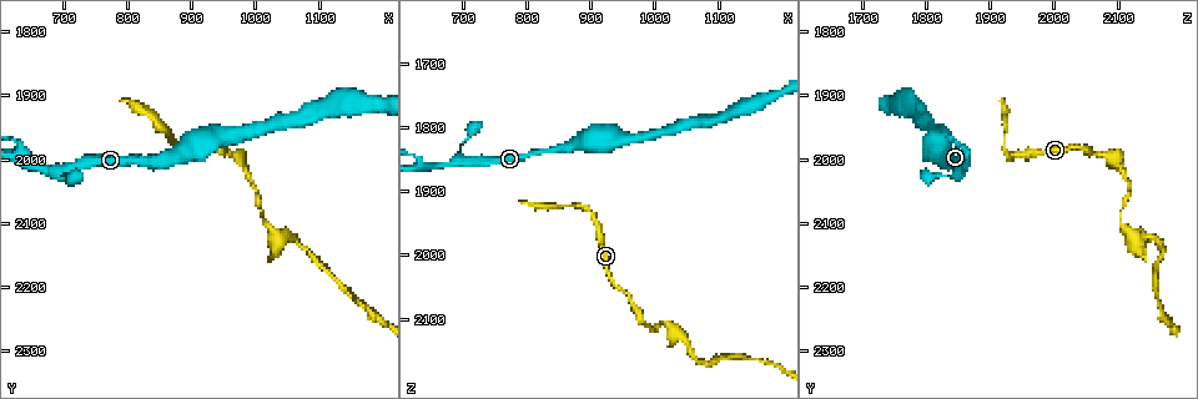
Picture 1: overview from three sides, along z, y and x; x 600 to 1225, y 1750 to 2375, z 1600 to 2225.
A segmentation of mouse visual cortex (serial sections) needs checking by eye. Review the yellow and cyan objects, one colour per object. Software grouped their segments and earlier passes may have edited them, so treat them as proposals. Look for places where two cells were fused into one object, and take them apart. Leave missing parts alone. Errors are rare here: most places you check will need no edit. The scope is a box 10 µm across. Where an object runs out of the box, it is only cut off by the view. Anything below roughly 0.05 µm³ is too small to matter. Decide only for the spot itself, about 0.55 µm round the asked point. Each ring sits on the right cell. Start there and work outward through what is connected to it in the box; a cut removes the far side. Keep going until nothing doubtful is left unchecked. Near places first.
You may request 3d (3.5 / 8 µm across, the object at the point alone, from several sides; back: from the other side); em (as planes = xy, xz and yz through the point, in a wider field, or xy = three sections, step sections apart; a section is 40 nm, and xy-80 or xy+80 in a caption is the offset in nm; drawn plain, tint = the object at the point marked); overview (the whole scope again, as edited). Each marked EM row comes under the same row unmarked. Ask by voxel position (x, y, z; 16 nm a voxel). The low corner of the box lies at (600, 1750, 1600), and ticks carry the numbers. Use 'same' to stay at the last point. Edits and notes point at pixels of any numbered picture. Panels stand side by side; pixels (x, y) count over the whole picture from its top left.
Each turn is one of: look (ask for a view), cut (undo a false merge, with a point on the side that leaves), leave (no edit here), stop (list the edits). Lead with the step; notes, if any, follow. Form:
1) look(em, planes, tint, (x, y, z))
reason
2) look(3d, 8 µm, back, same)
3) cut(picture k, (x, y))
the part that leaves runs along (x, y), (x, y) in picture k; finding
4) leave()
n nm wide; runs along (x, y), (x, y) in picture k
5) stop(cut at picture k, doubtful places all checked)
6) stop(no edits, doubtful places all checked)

look(3d, 8 µm, (700, 2020, 1850))

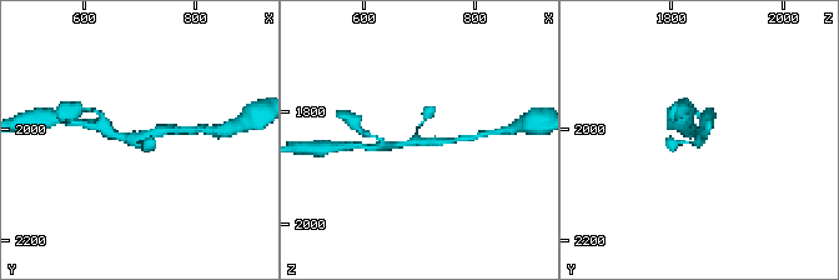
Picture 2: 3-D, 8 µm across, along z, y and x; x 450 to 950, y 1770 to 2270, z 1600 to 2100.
look(3d, 3.5 µm, same)
zoom in

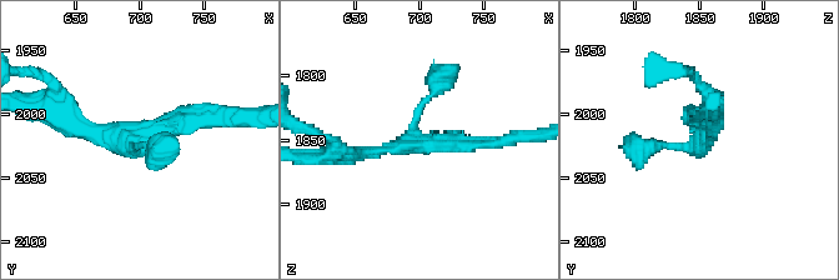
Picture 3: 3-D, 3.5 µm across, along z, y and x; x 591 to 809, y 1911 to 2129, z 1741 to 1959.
look(em, xy, step 5, tint, (698, 2018, 1852))

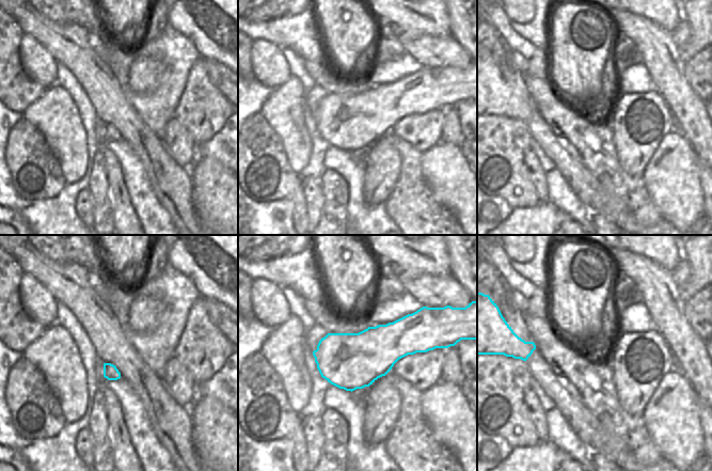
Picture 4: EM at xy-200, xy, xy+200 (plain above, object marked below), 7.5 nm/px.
leave()
runs along (496, 141), (335, 154) in picture 3; all the same cell

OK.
look(3d, 3.5 µm, (645, 2005, 1865))

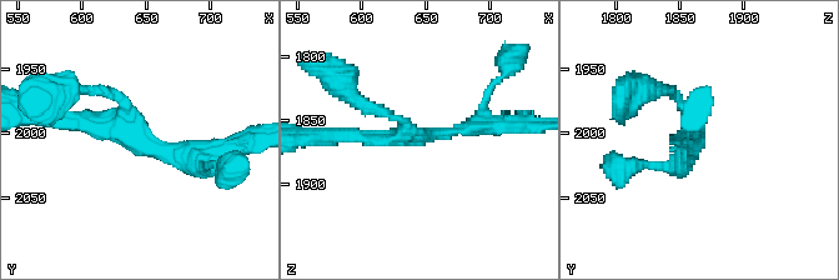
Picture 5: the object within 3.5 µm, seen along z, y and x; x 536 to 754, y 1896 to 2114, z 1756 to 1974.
look(em, xy, step 1, tint, (644, 2000, 1860))
now the EM

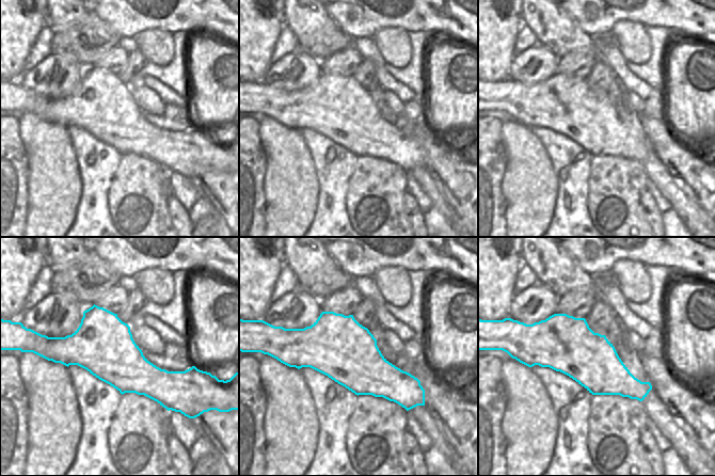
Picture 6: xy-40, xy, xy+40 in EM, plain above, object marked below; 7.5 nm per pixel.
leave()
runs along (214, 153), (84, 119) in picture 5; all the same cell

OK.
look(3d, 3.5 µm, (890, 1995, 1930))
abrupt turn

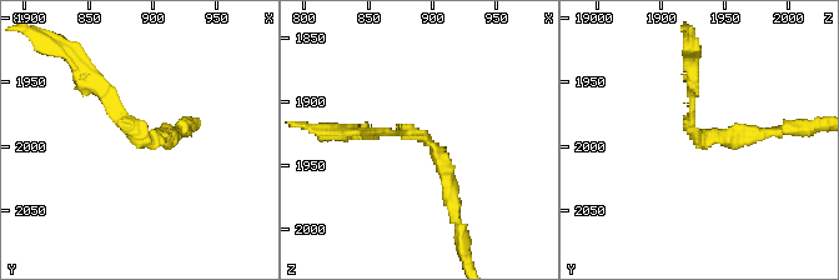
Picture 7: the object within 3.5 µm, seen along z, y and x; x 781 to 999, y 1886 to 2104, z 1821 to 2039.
look(em, xy, step 2, tint, (894, 1996, 1930))
now the EM

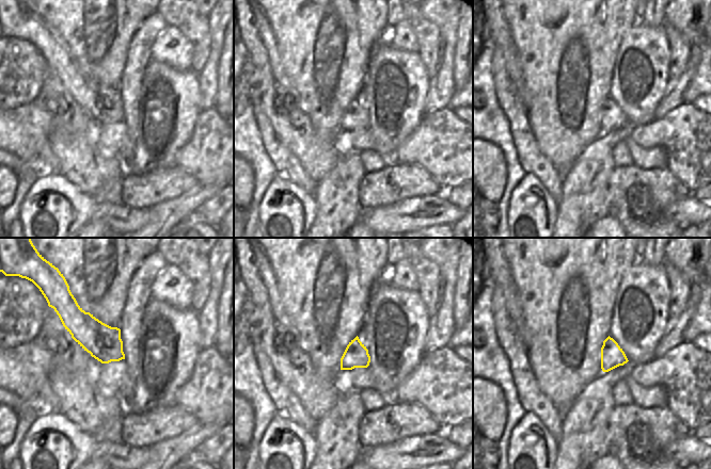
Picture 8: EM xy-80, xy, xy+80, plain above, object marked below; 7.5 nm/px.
leave()
arms of 100, 200 nm; continuous, no second cell

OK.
stop(no edits, doubtful places all checked)

